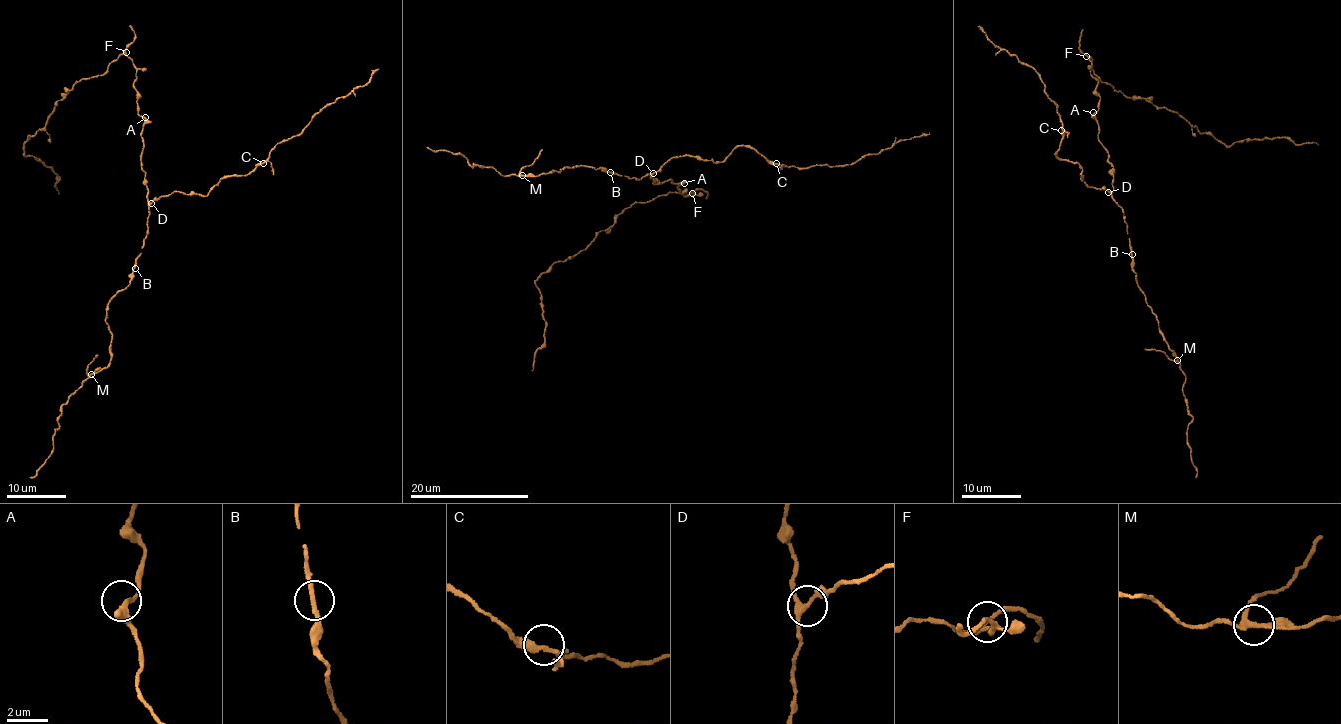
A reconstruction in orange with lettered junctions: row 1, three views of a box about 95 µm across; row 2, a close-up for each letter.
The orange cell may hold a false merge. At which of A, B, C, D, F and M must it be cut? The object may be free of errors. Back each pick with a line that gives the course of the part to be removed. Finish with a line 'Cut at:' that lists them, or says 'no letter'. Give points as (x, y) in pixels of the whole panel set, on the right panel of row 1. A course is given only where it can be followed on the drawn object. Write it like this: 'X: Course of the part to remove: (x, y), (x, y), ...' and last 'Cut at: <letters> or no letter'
M: Course of the part to remove: (1177, 360), (1171, 360), (1161, 351), (1145, 349)
Cut at: M

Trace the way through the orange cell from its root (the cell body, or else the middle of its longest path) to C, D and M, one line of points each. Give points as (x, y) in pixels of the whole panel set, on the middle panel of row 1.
C: (672, 180), (656, 183), (651, 177), (672, 158), (690, 155), (719, 162), (737, 146), (750, 145), (776, 163)
D: (672, 180), (661, 183), (658, 180), (656, 183), (651, 177), (653, 173)
M: (672, 180), (661, 183), (658, 180), (656, 183), (647, 173), (637, 179), (576, 165), (537, 176), (522, 175)

